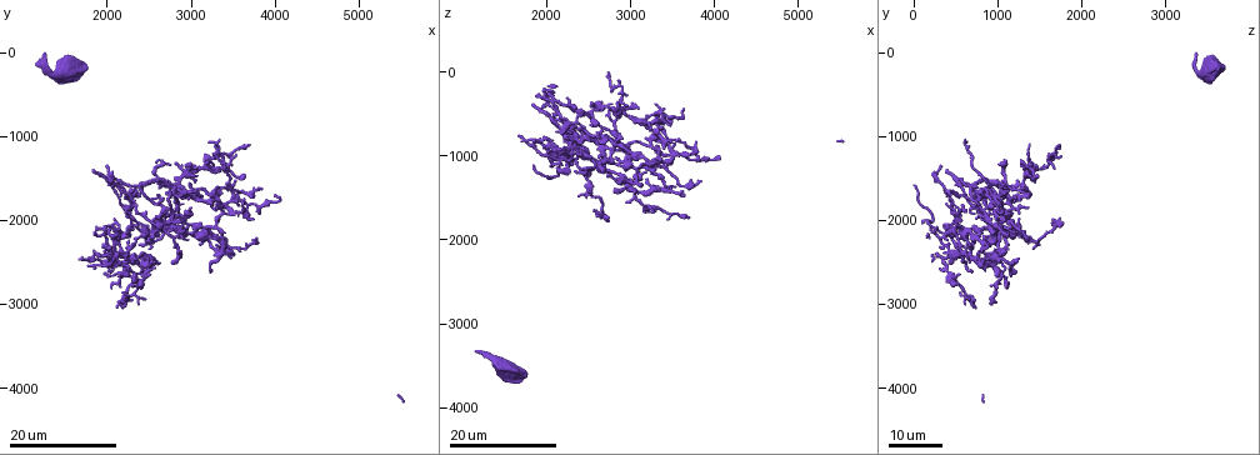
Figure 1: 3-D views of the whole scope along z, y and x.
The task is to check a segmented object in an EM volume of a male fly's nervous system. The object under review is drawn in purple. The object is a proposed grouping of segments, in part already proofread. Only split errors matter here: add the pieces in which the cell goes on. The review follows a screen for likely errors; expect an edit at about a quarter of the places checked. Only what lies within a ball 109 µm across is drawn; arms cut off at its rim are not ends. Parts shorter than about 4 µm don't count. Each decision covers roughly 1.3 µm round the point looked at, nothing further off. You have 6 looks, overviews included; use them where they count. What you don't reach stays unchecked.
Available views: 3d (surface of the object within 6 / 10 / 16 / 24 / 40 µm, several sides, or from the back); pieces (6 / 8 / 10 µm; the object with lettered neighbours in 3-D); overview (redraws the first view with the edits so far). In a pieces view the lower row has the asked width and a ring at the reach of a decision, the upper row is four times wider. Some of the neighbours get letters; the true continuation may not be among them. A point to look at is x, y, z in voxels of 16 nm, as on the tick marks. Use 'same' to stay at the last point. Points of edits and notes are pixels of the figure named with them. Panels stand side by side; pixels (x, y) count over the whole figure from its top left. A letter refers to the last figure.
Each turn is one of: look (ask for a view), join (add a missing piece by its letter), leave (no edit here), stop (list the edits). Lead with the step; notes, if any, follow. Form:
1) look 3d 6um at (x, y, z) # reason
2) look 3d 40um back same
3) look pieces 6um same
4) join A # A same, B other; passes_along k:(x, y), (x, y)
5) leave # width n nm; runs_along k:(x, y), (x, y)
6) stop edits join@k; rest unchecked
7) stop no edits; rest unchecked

look 3d 16um at (2950, 1550, 1050) # an open end

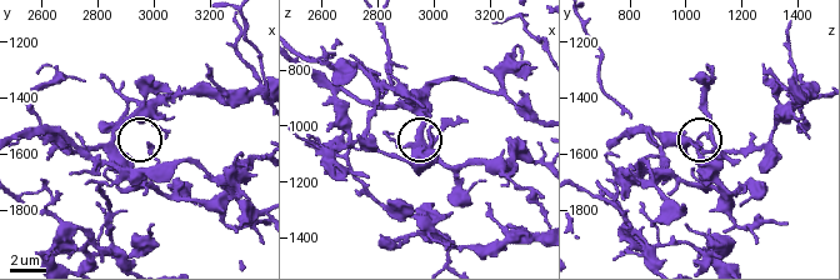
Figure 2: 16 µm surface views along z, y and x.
look pieces 8um at (2990, 1560, 1020) # what lies round it

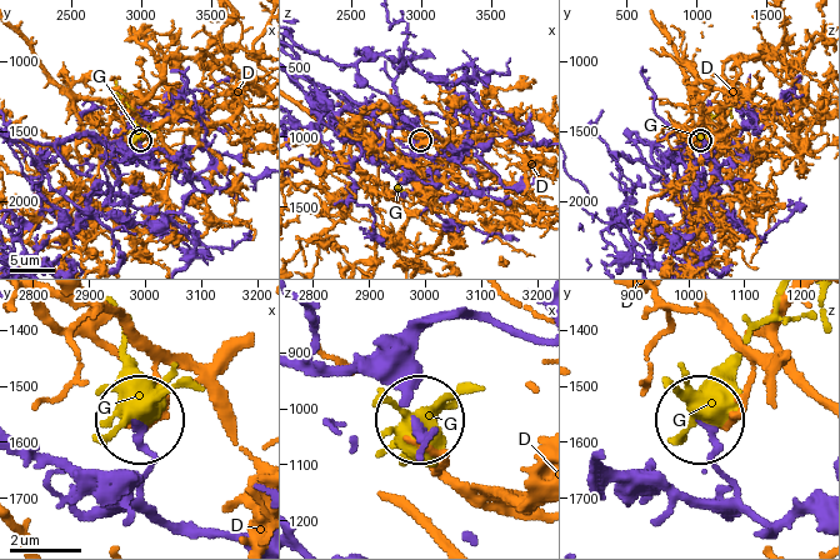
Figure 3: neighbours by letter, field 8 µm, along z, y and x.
leave # D other, G other; runs_along 3:(648, 463), (675, 493), (720, 501), (729, 486), (705, 426); none of them fits

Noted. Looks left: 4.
look 3d 24um at (2500, 2600, 550) # tapers out

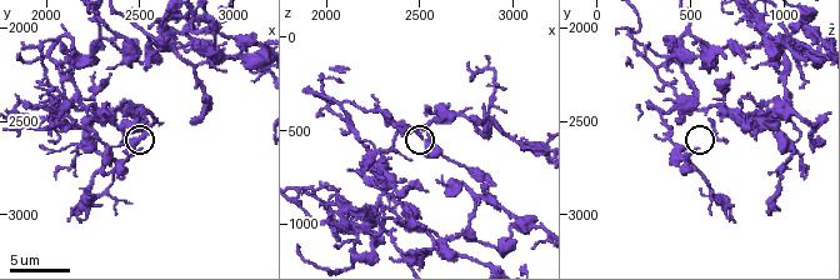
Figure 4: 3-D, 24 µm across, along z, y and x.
look pieces 8um at (2500, 2640, 540)

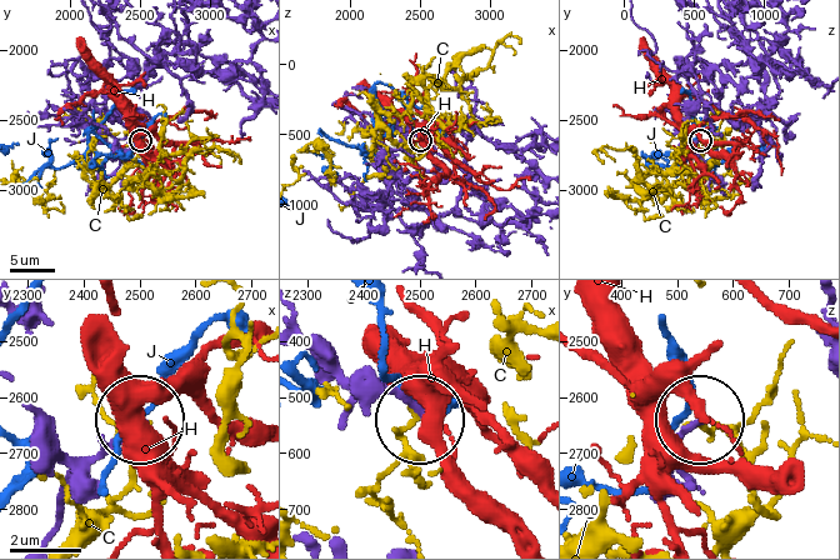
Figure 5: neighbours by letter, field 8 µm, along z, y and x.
leave # C other, H other, J other; none of them fits

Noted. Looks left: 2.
stop no edits; rest unchecked

